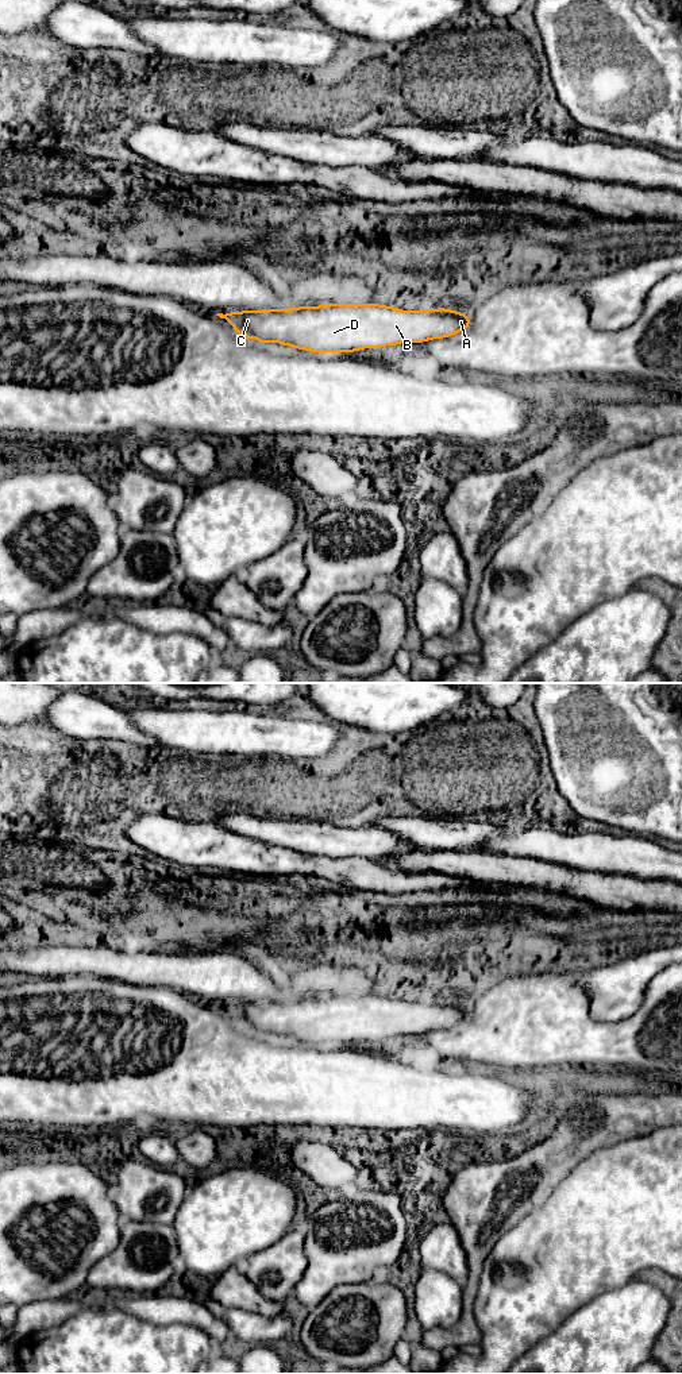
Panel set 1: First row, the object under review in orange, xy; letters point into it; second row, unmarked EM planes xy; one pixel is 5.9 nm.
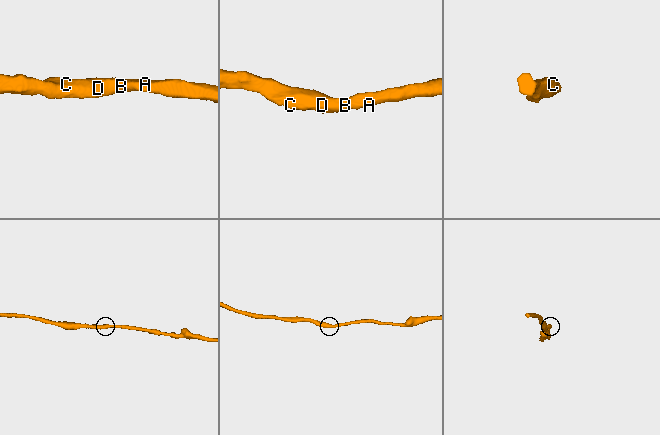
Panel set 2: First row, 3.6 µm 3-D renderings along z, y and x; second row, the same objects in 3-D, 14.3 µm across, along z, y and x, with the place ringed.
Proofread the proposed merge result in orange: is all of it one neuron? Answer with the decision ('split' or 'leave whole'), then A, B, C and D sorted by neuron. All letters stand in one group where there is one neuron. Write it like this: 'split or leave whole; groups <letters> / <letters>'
leave whole; groups A B C D

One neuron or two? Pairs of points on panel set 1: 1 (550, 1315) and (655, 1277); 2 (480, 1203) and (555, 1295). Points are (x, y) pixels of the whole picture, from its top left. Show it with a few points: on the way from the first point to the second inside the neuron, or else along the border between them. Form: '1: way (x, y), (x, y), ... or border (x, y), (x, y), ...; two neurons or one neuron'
1: border (667, 1273), (659, 1269), (644, 1269), (632, 1278); two neurons
2: border (530, 1212), (497, 1241), (486, 1258); two neurons

